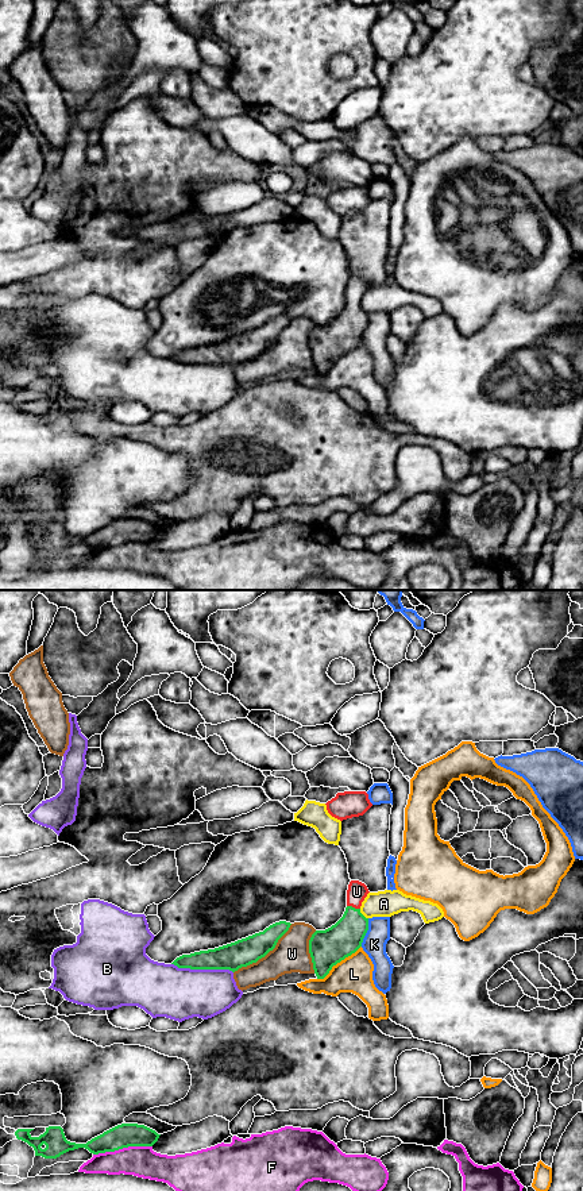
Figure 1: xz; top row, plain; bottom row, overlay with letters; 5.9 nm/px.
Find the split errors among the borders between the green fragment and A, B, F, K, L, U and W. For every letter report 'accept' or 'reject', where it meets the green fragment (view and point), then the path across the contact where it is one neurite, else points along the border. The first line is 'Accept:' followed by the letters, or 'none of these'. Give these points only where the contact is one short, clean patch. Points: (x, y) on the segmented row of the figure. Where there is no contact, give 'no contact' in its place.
Accept: U
A: reject | xz (362, 914)
B: reject | xz (203, 968)
F: reject | xz (122, 1148)
K: reject | xz (366, 932)
L: reject | xz (338, 962)
U: accept | xz (354, 908) | across xz (343, 939), (352, 927), (354, 908), (356, 891)
W: reject | xz (265, 955)

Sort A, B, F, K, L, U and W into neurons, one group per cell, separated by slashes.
A / B / F / K / L / U / W

